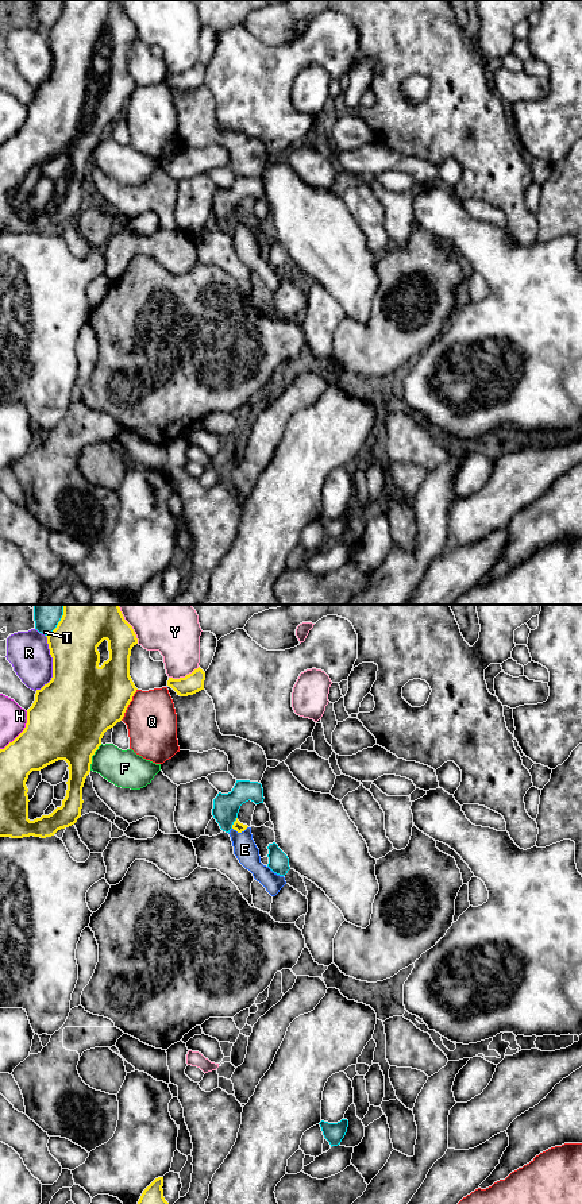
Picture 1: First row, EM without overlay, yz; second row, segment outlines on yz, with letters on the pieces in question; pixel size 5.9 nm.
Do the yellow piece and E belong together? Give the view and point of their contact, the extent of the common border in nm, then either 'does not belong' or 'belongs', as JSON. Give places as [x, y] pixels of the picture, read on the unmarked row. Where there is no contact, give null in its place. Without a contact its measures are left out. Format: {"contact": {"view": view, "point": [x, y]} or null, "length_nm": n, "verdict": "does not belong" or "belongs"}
{"contact": {"view": "yz", "point": [239, 227]}, "length_nm": 100, "verdict": "belongs"}

